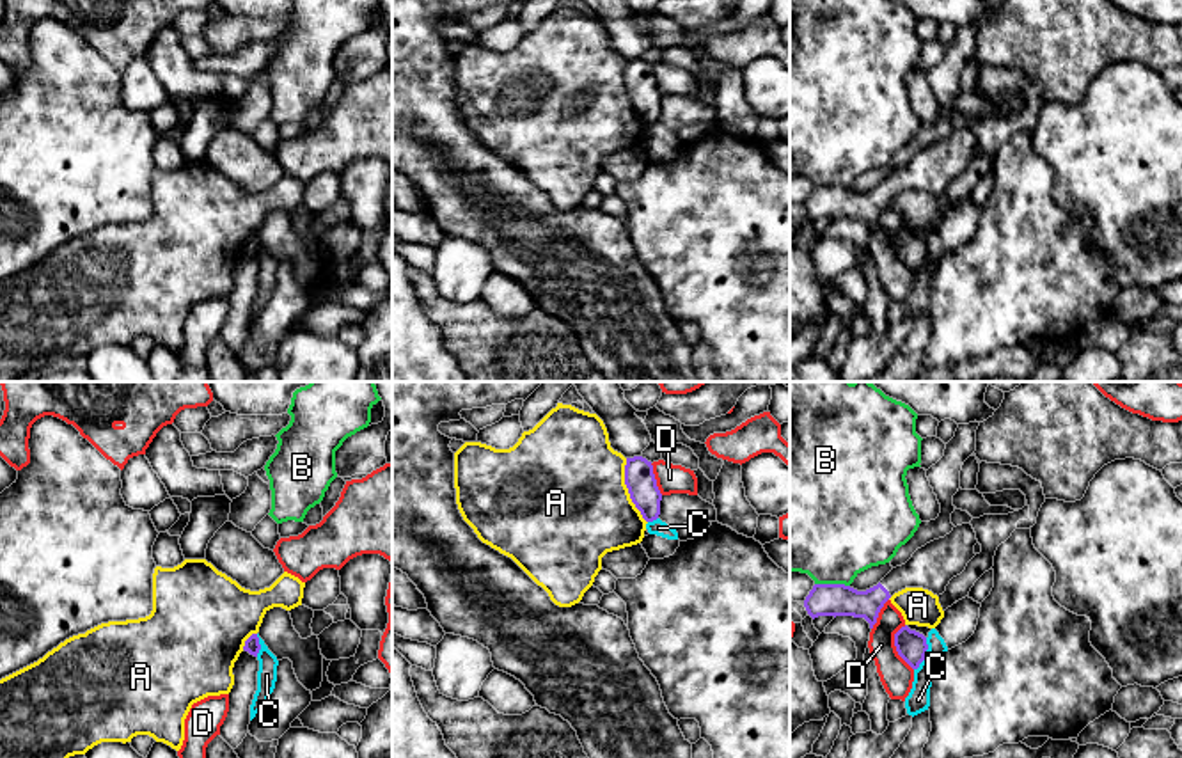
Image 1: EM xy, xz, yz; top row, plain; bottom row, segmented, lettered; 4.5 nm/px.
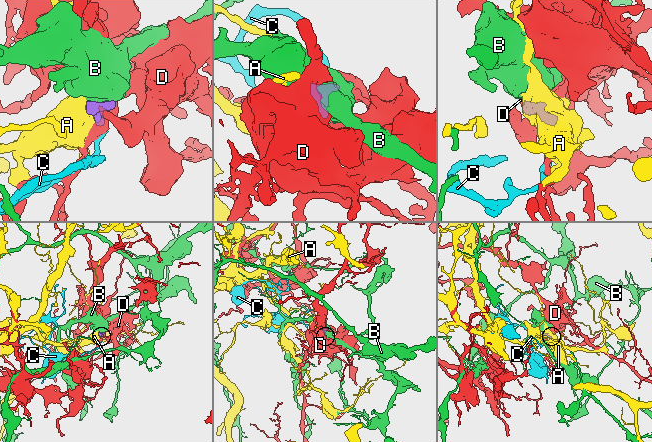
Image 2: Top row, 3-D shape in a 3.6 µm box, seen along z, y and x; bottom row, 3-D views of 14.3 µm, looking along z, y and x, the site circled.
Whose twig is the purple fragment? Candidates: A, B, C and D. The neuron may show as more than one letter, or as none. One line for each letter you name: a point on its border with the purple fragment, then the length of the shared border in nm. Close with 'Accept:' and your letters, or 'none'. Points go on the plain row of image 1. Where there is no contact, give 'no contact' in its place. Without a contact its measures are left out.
Accept: none

